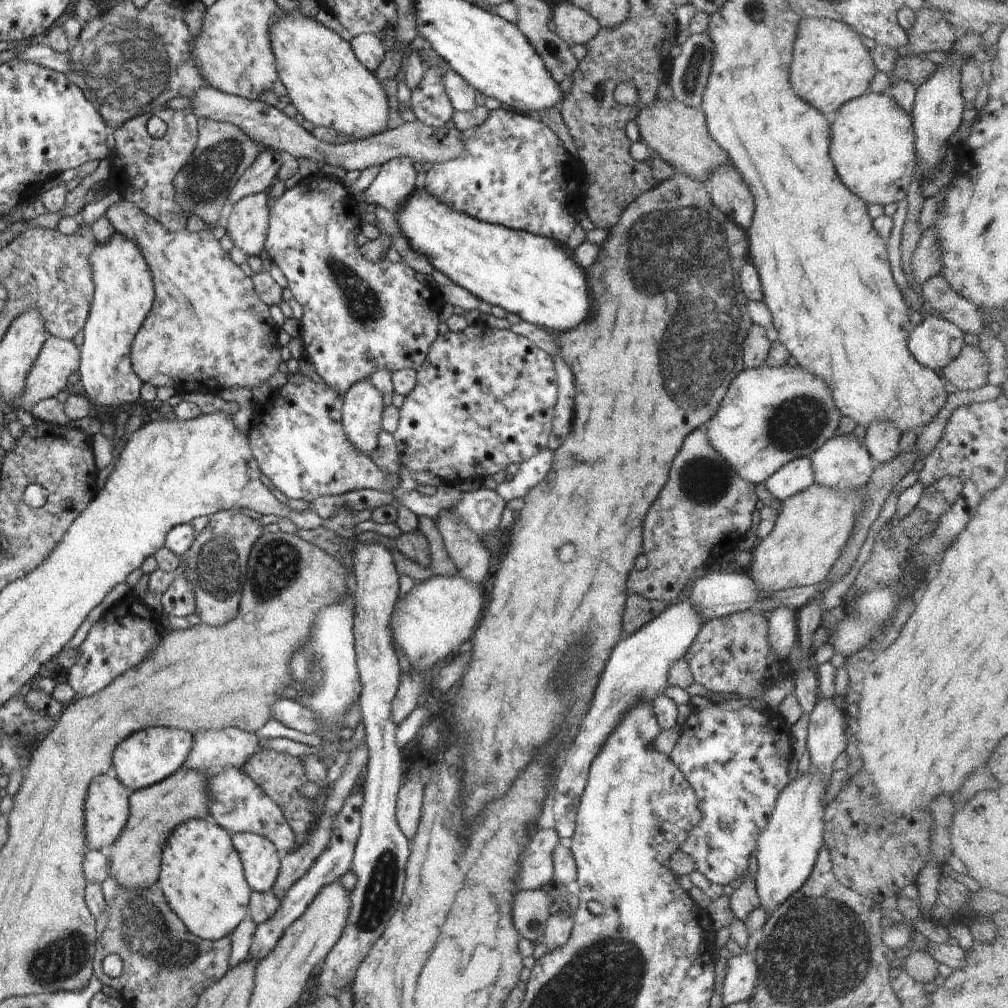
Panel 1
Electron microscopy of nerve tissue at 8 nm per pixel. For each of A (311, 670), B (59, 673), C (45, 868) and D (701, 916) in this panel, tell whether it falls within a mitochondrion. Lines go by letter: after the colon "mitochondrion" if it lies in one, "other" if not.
A: mitochondrion
B: other
C: other
D: other

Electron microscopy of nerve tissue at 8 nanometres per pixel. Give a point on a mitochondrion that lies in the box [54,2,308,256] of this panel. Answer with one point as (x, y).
(124, 63)

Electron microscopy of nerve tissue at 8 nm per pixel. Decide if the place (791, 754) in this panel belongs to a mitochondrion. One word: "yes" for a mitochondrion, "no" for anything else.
no

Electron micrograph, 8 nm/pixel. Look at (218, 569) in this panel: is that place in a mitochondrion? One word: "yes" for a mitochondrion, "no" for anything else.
yes

